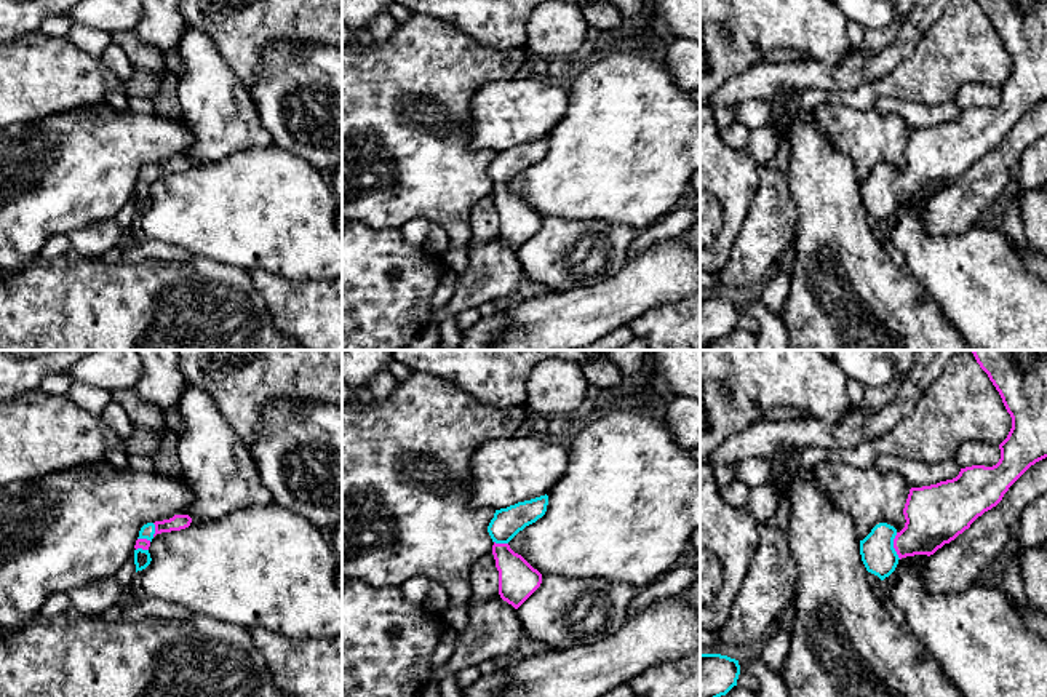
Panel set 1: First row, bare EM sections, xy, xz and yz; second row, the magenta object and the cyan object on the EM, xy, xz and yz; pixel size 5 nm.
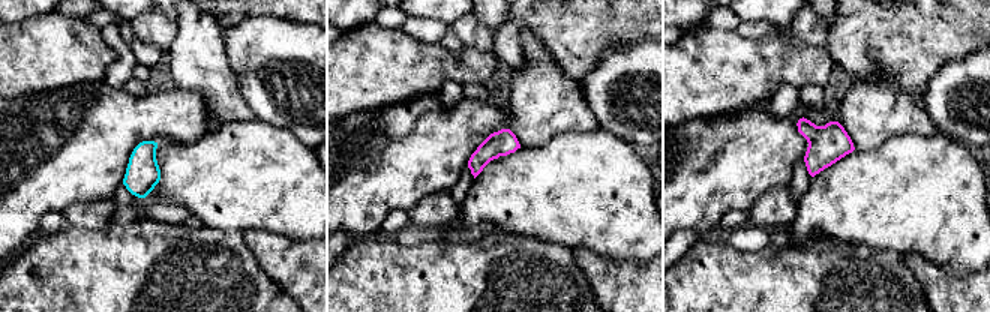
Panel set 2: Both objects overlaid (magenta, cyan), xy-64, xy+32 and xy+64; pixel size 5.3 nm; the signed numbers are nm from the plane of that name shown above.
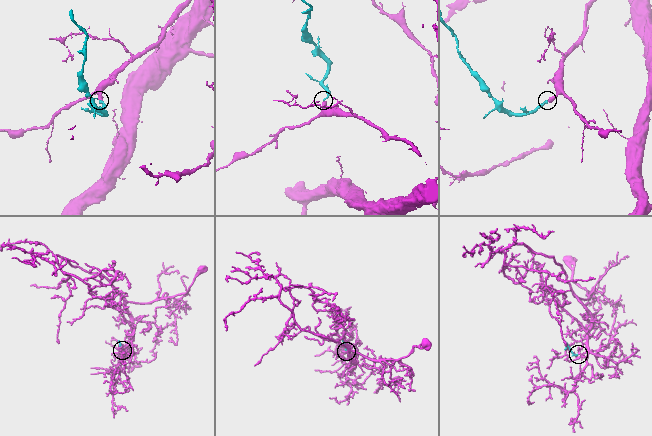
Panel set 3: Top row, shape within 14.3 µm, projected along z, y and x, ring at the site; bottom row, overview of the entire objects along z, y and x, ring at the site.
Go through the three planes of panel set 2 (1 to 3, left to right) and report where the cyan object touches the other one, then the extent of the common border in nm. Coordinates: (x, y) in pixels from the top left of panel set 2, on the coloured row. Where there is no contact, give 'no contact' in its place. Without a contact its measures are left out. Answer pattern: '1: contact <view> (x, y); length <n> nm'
1: no contact
2: no contact
3: no contact

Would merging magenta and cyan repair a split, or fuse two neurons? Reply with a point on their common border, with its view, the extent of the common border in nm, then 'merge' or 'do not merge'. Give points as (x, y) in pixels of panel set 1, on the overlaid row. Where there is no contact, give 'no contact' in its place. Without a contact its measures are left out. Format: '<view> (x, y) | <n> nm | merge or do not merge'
yz (894, 545) | 140 nm | merge

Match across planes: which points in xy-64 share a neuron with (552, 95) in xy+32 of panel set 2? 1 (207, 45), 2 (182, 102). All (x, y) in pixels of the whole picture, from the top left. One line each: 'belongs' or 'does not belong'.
1: belongs
2: does not belong

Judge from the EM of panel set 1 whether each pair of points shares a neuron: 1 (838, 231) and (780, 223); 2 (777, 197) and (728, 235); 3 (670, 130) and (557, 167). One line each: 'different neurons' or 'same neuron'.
1: different neurons
2: different neurons
3: same neuron

